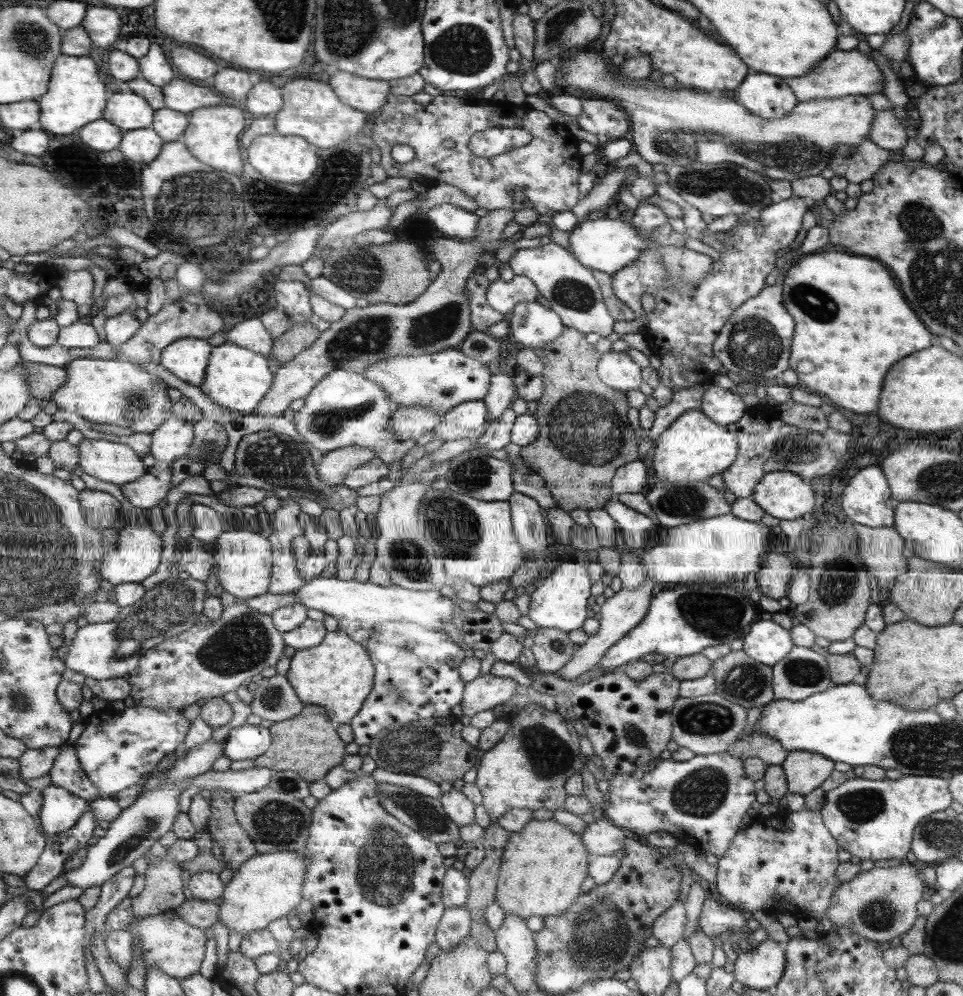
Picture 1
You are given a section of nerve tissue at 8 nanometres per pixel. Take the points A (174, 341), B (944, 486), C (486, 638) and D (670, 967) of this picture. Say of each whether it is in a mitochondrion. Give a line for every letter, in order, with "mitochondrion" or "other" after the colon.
A: other
B: mitochondrion
C: other
D: other

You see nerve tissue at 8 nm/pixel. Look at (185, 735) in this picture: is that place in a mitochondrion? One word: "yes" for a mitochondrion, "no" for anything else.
no

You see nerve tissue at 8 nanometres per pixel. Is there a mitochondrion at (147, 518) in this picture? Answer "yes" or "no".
no

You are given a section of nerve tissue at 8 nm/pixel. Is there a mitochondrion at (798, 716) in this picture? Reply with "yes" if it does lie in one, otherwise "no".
no

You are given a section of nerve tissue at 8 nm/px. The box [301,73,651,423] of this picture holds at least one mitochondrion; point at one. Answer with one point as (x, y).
(369, 335)

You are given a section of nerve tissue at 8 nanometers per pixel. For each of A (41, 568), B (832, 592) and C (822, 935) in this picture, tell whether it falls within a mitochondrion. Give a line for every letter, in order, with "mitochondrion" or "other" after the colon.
A: mitochondrion
B: mitochondrion
C: other

